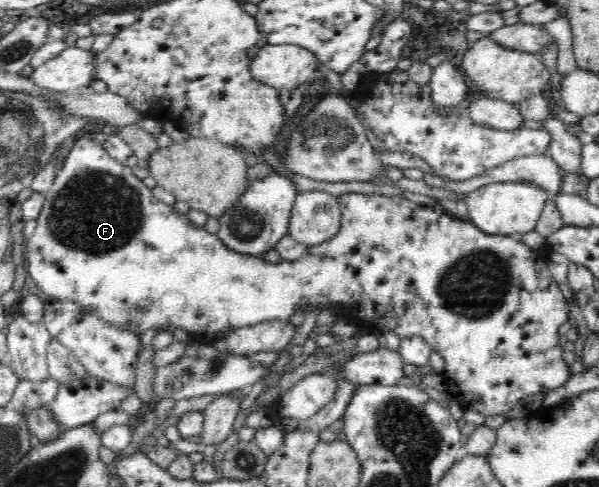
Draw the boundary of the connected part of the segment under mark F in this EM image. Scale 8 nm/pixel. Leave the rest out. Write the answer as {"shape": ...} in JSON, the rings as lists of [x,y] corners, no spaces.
{"shape":[[[78,138],[70,153],[58,166],[58,173],[53,184],[45,194],[45,200],[39,216],[37,226],[32,236],[25,239],[27,247],[28,276],[31,277],[46,297],[54,297],[80,304],[82,308],[94,312],[103,322],[112,324],[121,330],[130,330],[140,335],[141,332],[155,328],[173,330],[183,328],[190,334],[199,334],[207,340],[213,339],[219,332],[254,325],[270,320],[287,320],[291,318],[295,306],[300,306],[306,315],[308,310],[335,308],[340,314],[338,318],[350,320],[356,328],[363,329],[362,335],[371,333],[386,333],[394,331],[400,339],[421,336],[445,359],[445,378],[455,401],[464,408],[475,410],[485,417],[503,415],[514,408],[518,403],[537,393],[547,393],[570,380],[570,366],[563,360],[564,348],[559,344],[559,328],[570,320],[568,301],[553,279],[549,265],[537,255],[536,249],[523,244],[516,236],[490,235],[478,229],[471,220],[461,220],[446,213],[442,208],[433,208],[417,204],[403,196],[388,197],[379,194],[344,193],[336,196],[341,209],[341,224],[338,231],[318,245],[307,247],[307,252],[294,261],[280,260],[278,263],[265,261],[261,257],[245,255],[227,247],[217,235],[206,229],[196,227],[189,221],[186,214],[178,213],[172,205],[165,204],[152,193],[143,179],[133,173],[132,167],[121,165],[105,152],[98,143],[85,138]]]}

